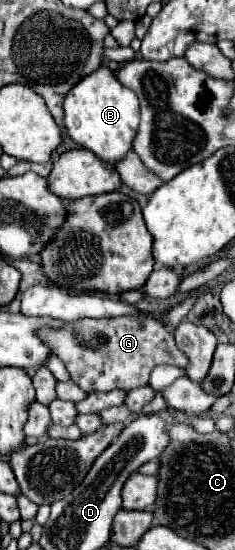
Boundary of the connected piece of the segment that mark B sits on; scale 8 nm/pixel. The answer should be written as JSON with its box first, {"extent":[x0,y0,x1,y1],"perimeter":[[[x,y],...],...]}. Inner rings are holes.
{"extent":[63,65,139,165],"perimeter":[[[101,65],[97,71],[81,79],[77,87],[69,89],[63,101],[63,113],[69,137],[81,147],[93,151],[99,159],[115,165],[117,159],[131,149],[139,121],[139,101],[129,87],[117,81],[115,73],[107,65]]]}

